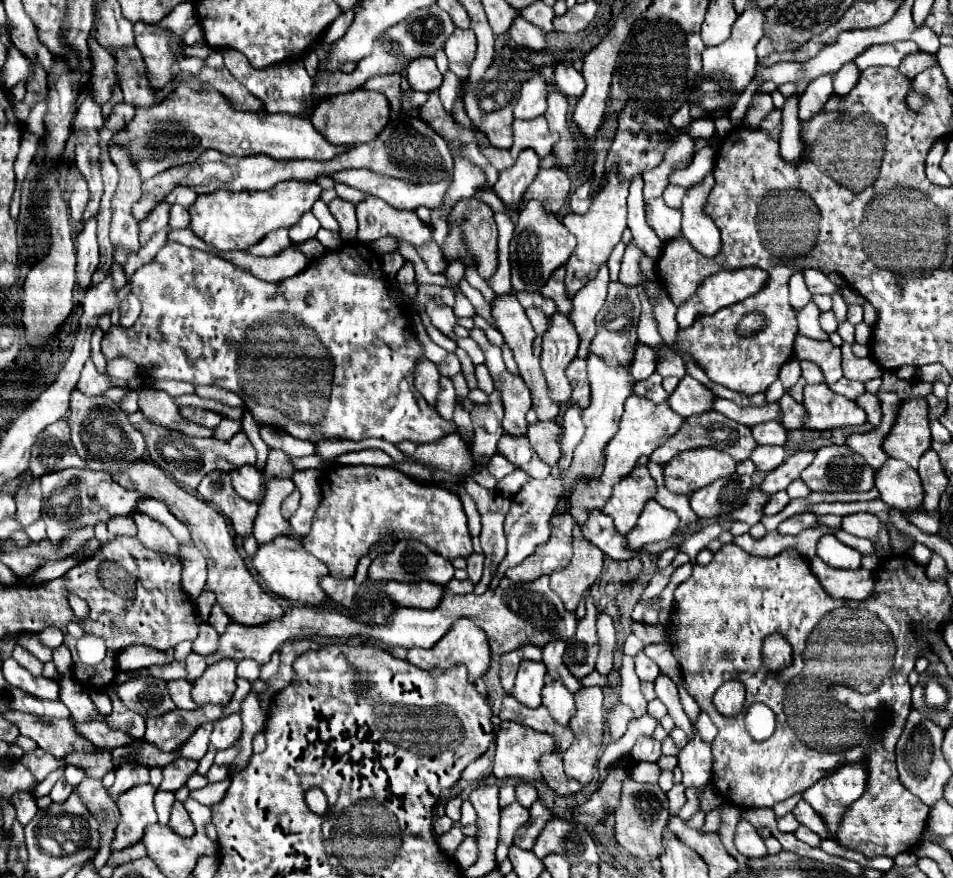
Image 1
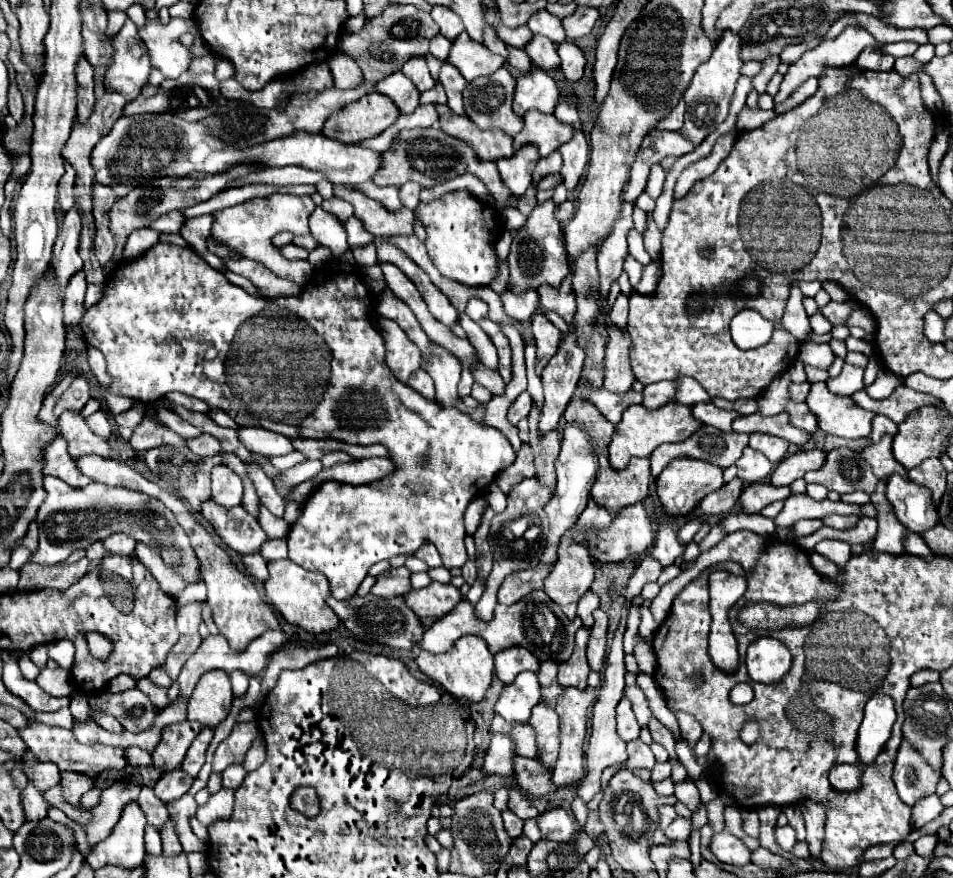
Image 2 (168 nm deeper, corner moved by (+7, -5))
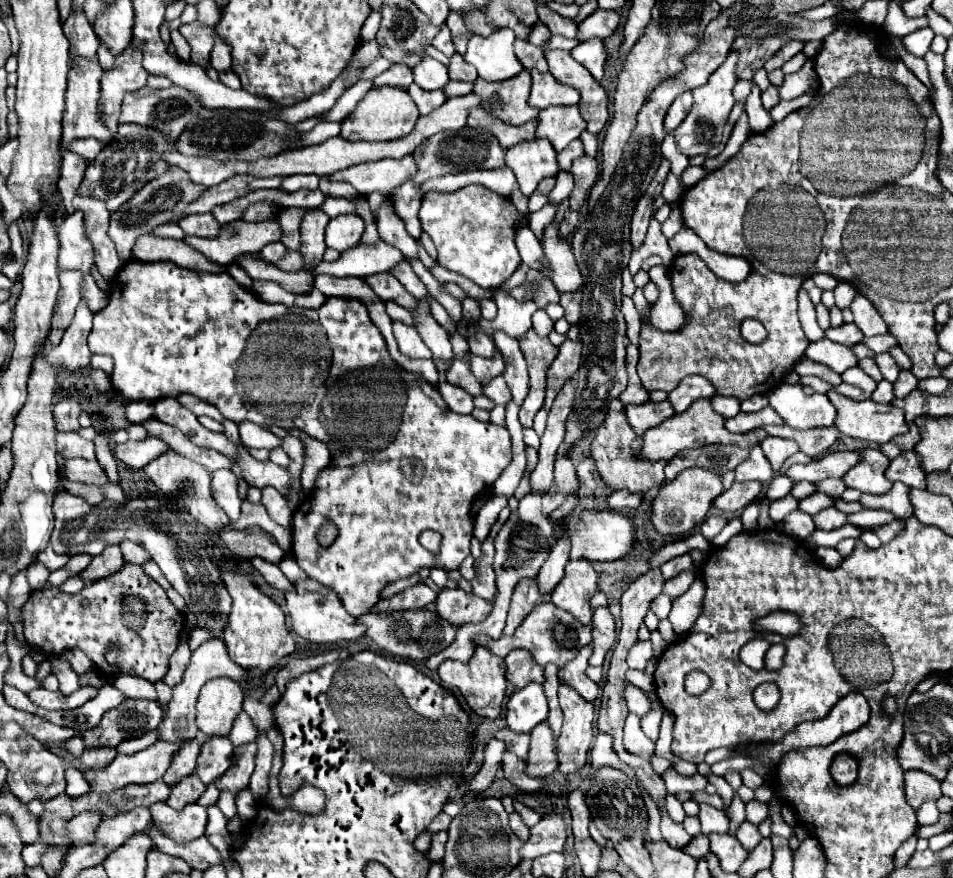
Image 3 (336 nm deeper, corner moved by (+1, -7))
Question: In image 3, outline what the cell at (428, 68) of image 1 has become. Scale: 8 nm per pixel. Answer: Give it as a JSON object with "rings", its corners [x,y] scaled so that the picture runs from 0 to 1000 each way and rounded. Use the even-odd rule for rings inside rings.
{"rings":[[[446,64],[435,77],[433,77],[433,91],[444,100],[444,103],[461,103],[465,100],[469,93],[471,93],[471,87],[469,87],[469,77]]]}

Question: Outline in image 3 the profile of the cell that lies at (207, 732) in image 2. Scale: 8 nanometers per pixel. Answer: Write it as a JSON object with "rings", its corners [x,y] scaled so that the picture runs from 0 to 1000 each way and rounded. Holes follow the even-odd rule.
{"rings":[[[234,838],[217,841],[207,861],[205,882],[209,884],[209,888],[213,893],[221,893],[226,886],[230,886],[242,872],[242,856],[244,847],[240,841]]]}

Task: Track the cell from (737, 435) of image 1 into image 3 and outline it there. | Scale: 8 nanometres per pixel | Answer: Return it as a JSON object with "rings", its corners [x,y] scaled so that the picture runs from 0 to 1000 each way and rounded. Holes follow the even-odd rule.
{"rings":[[[742,506],[731,513],[715,513],[698,528],[698,549],[706,547],[715,535],[725,531],[733,531],[759,542],[784,524],[786,513],[788,510],[775,510],[773,506]]]}

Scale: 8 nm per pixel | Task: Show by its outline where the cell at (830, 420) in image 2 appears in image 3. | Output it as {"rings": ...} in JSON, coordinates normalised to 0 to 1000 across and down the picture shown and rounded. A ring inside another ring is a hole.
{"rings":[[[870,444],[868,453],[872,456],[872,460],[878,467],[878,476],[876,476],[876,487],[885,494],[885,497],[893,497],[893,499],[901,499],[901,501],[910,501],[910,503],[933,503],[937,497],[952,492],[952,483],[948,476],[948,467],[935,460],[920,460],[916,456],[908,456],[908,458],[899,458],[893,456],[889,451],[882,451],[878,444]]]}

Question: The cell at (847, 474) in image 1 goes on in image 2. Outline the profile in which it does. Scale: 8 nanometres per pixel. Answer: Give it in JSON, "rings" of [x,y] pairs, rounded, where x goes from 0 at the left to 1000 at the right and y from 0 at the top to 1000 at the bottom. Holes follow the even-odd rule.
{"rings":[[[878,510],[868,517],[868,526],[861,535],[845,540],[845,549],[864,551],[868,558],[876,558],[880,563],[895,558],[916,563],[922,547],[901,515],[893,510]]]}

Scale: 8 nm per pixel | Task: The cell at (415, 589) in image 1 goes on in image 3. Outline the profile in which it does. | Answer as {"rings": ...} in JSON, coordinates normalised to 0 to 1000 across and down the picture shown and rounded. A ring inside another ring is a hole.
{"rings":[[[484,670],[480,672],[463,672],[459,683],[456,683],[456,697],[482,713],[482,711],[490,711],[490,708],[498,708],[498,706],[507,706],[507,702],[511,702],[511,697],[515,697],[515,688],[498,677],[490,677]]]}

